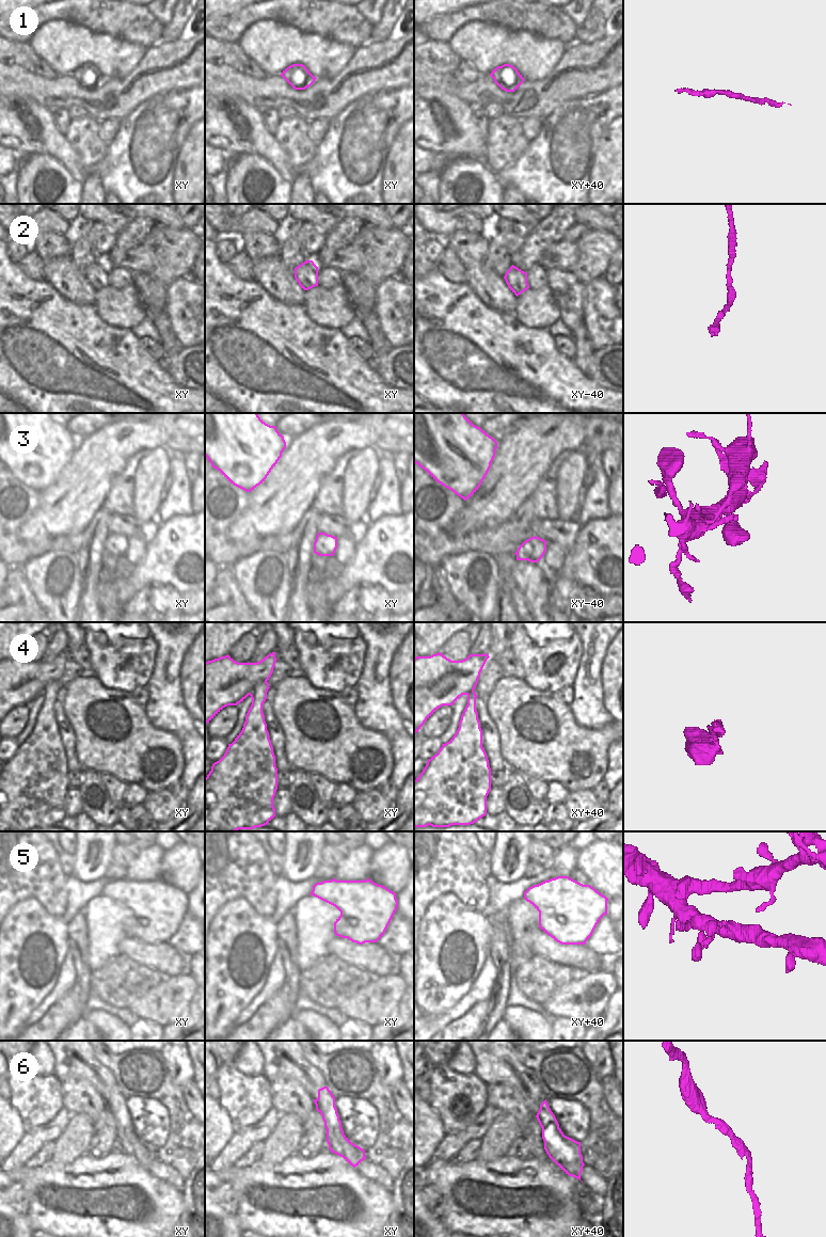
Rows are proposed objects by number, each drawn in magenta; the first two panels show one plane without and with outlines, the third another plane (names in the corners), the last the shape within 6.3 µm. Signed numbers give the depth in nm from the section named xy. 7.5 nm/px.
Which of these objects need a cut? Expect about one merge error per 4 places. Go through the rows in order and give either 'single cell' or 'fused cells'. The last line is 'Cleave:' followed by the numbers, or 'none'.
1: single cell
2: single cell
3: single cell
4: single cell
5: single cell
6: single cell
Cleave: none

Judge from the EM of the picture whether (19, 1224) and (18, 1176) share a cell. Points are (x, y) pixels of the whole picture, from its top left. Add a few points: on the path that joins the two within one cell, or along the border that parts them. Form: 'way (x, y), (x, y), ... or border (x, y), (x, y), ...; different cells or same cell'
border (26, 1214), (30, 1225); different cells

